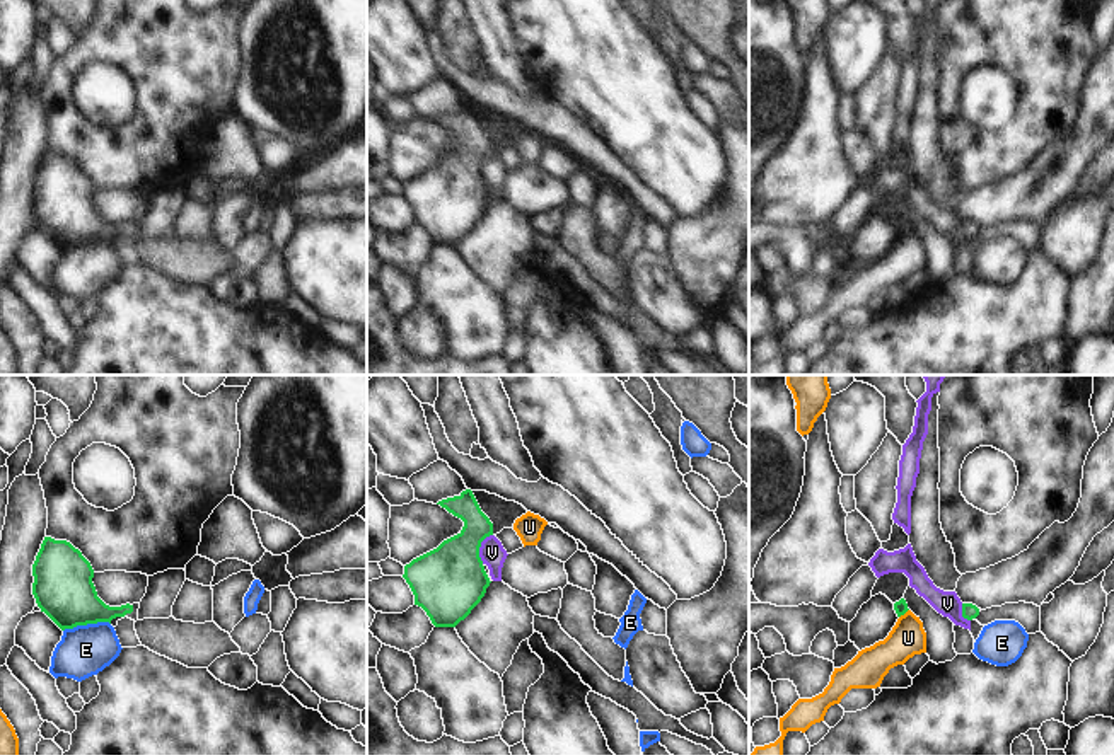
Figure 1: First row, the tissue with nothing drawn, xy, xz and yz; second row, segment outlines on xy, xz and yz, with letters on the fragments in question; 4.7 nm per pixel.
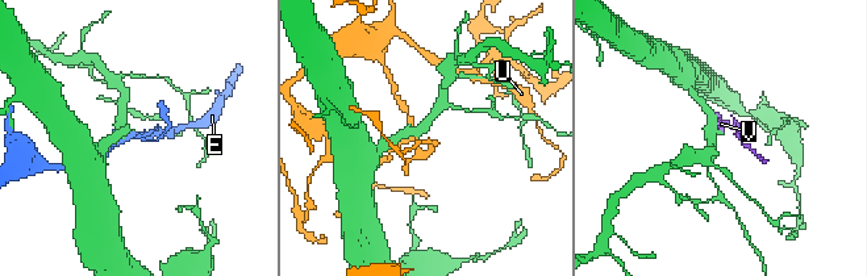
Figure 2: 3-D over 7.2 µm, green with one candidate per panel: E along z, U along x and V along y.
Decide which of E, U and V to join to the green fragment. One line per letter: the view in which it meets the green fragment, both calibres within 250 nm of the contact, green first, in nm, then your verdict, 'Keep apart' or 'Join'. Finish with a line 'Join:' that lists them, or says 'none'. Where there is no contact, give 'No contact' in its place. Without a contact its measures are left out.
E: Touches green in xy. Thickness 280 nm (green) against 240 nm. Keep apart
U: Touches green in yz. Thickness 60 nm (green) against 170 nm. Keep apart
V: Touches green in xz. Thickness 340 nm (green) against 120 nm. Keep apart
Join: none.

